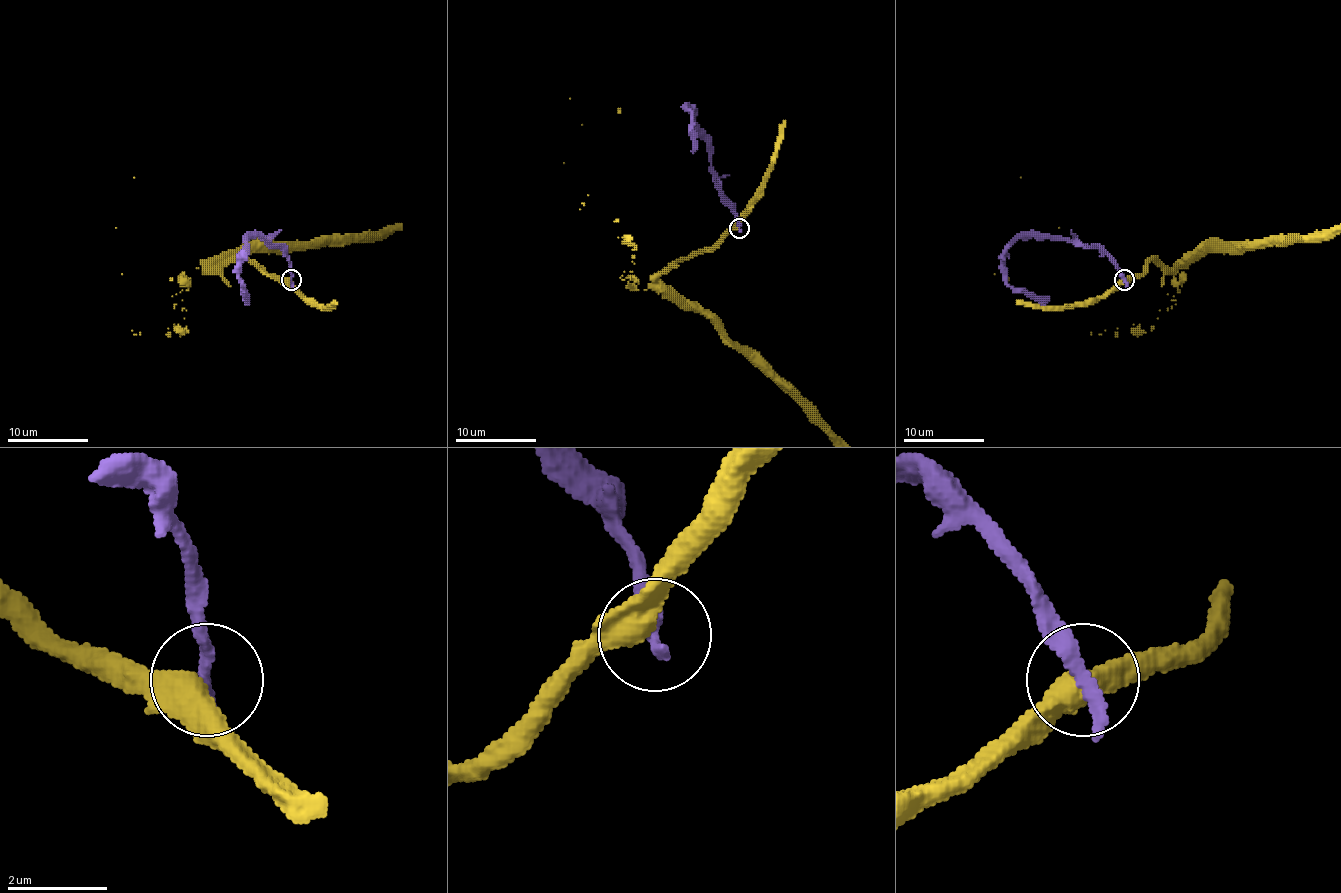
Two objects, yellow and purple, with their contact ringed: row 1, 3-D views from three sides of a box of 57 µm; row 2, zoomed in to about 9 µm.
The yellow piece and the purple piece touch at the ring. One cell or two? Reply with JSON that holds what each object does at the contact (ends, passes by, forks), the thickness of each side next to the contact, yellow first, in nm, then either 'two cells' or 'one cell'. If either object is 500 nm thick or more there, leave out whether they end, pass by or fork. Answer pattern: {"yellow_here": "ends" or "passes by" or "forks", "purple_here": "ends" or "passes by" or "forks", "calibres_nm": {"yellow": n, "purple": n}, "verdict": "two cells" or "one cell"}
{"yellow_here": "passes by", "purple_here": "ends", "calibres_nm": {"yellow": 440, "purple": 320}, "verdict": "two cells"}

